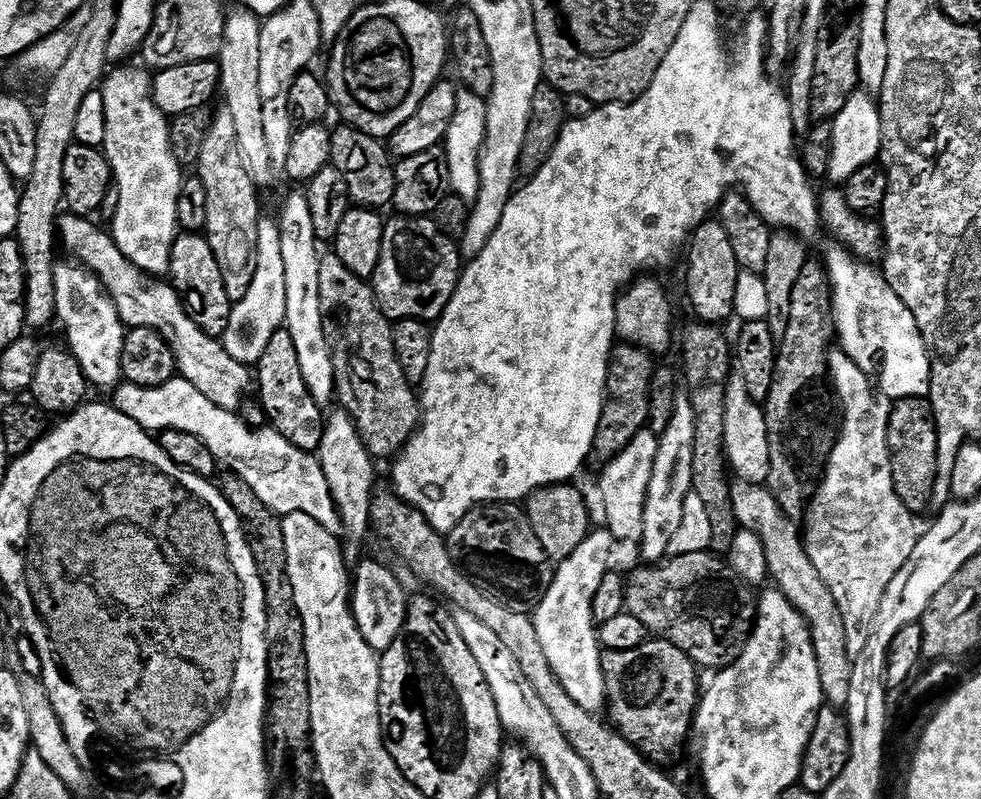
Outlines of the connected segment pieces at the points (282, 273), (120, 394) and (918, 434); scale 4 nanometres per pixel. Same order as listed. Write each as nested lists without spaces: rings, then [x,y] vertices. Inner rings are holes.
[[[265,217],[259,224],[259,246],[256,253],[256,270],[244,298],[232,307],[228,328],[222,337],[225,351],[236,361],[247,366],[261,363],[276,333],[288,319],[288,283],[285,258],[281,248],[281,225]],[[284,323],[284,324],[283,324]]]
[[[177,376],[162,386],[144,388],[133,381],[118,384],[113,391],[113,405],[127,417],[133,418],[144,429],[156,434],[165,431],[194,434],[202,441],[210,436],[210,409],[214,404],[188,379]]]
[[[922,396],[901,399],[900,413],[897,411],[894,416],[896,490],[907,505],[931,497],[936,488],[936,475],[940,472],[942,451],[939,448],[938,421],[932,417],[928,402]]]

